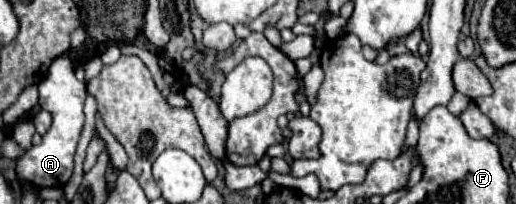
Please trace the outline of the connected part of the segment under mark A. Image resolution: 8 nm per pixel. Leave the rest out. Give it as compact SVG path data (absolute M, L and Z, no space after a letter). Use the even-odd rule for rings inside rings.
M56 57L48 69L46 79L38 85L40 89L40 105L42 109L50 111L54 121L50 131L42 137L42 143L28 149L26 155L18 161L16 173L18 179L28 179L36 187L64 187L74 169L74 153L84 125L84 99L86 99L86 85L74 77L74 65L70 57Z

